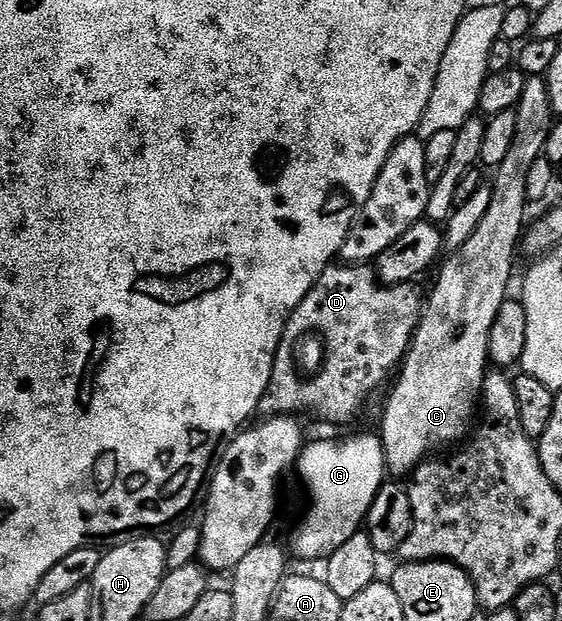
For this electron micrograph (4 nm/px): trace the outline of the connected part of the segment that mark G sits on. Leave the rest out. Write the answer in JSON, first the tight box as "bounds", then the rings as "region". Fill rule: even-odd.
{"bounds":[291,434,386,562],"region":[[[373,434],[373,436],[352,436],[349,438],[349,440],[338,441],[337,444],[335,444],[335,442],[332,440],[316,440],[313,442],[313,444],[312,441],[305,443],[303,450],[300,451],[300,458],[298,461],[298,473],[299,472],[301,478],[304,479],[305,486],[308,487],[308,496],[310,499],[312,499],[312,505],[310,505],[308,508],[308,517],[305,518],[304,525],[302,525],[301,528],[298,529],[296,532],[296,541],[293,542],[292,544],[293,549],[291,548],[291,551],[294,553],[294,556],[295,556],[294,551],[296,551],[296,556],[300,560],[320,560],[320,562],[324,562],[327,561],[329,556],[332,556],[334,554],[334,550],[338,550],[338,546],[342,546],[342,542],[346,542],[346,538],[350,538],[351,536],[353,536],[354,533],[361,531],[362,525],[368,519],[368,511],[370,510],[370,506],[374,502],[374,498],[378,494],[378,490],[380,489],[380,487],[382,487],[382,485],[384,485],[384,483],[386,483],[386,465],[384,463],[384,441],[383,439],[381,439],[379,435]]]}

